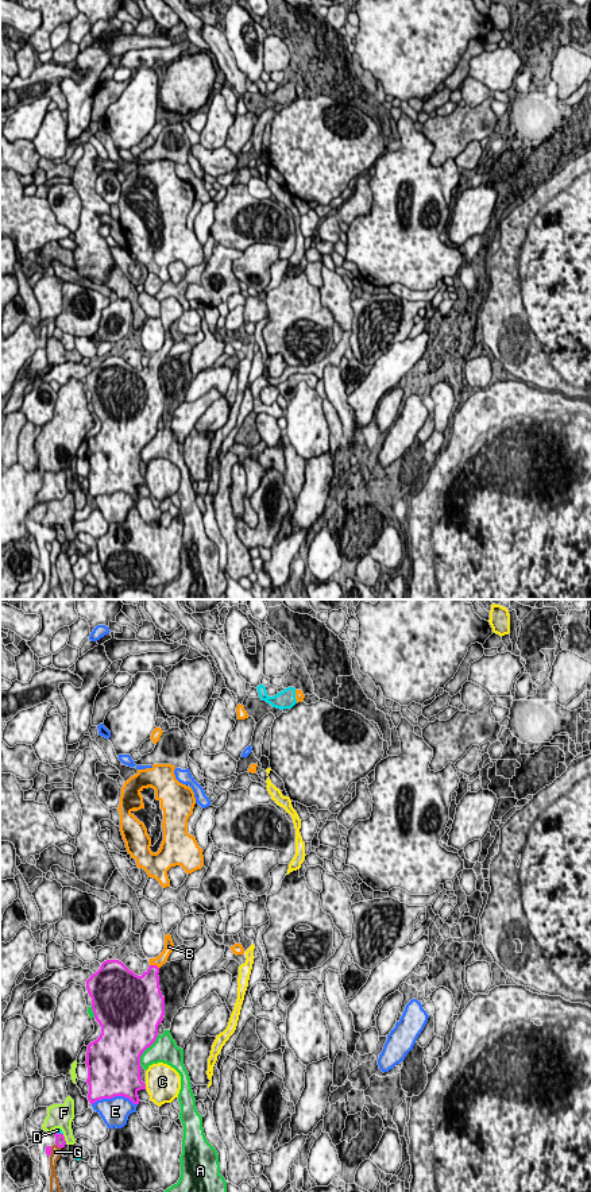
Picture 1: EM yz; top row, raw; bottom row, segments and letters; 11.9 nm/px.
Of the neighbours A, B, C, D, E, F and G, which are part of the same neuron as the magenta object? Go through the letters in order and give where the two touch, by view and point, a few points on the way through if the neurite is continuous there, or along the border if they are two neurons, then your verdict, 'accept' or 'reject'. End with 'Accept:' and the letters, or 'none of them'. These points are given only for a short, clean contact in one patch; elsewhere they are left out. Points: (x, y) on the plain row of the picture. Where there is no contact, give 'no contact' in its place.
A: yz (146, 443) | reject
B: yz (154, 361) | across yz (147, 380), (154, 361), (163, 351) | accept
C: yz (145, 482) | reject
D: yz (60, 528) | reject
E: yz (114, 492) | reject
F: yz (64, 535) | reject
G: yz (58, 542) | reject
Accept: B

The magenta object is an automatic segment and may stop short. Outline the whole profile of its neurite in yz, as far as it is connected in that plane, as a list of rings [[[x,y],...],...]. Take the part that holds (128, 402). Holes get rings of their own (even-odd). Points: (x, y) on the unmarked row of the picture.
[[[170,328],[165,331],[165,344],[155,352],[150,354],[150,362],[142,371],[135,370],[119,355],[107,355],[100,364],[86,375],[86,385],[92,393],[92,405],[96,416],[101,421],[100,432],[88,440],[86,462],[89,481],[88,495],[90,499],[101,494],[112,494],[115,491],[124,491],[134,499],[139,499],[138,487],[146,485],[146,479],[140,474],[140,451],[150,443],[158,432],[158,421],[165,410],[165,393],[159,382],[159,363],[166,359],[170,348],[174,346],[174,339]]]

